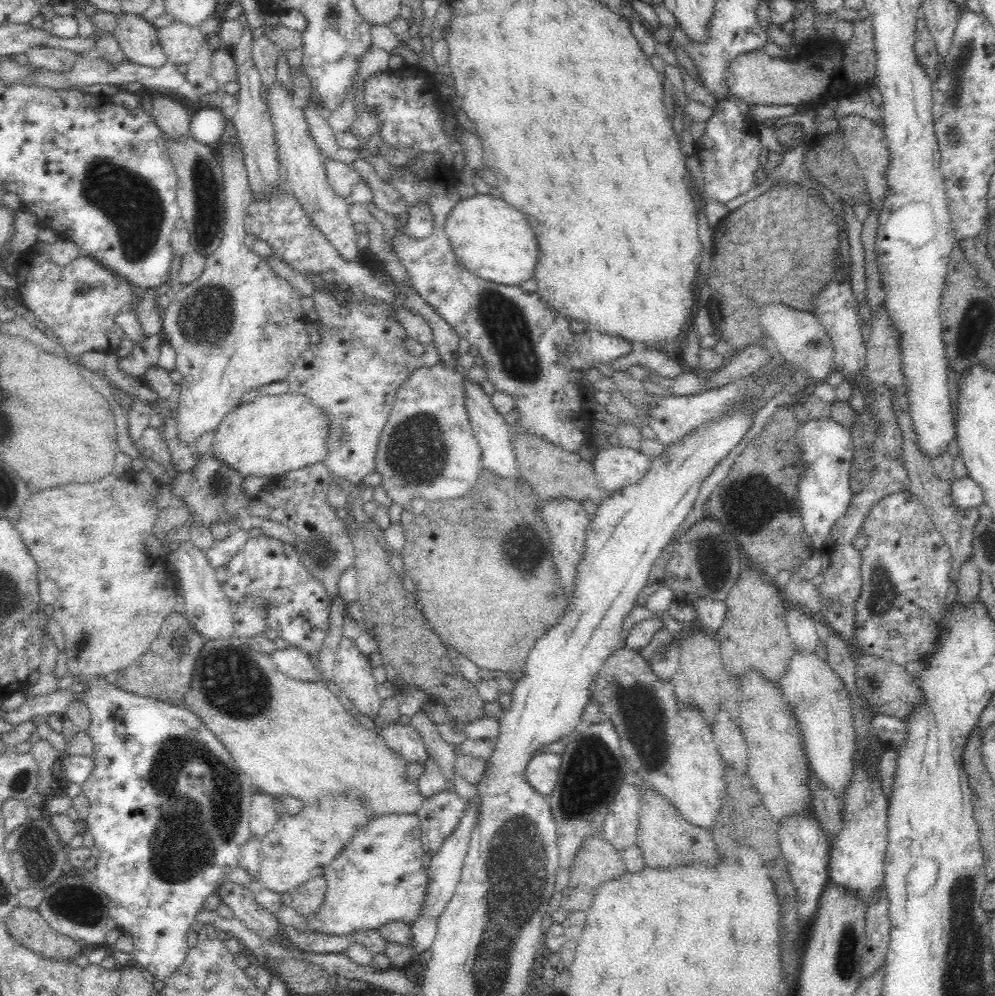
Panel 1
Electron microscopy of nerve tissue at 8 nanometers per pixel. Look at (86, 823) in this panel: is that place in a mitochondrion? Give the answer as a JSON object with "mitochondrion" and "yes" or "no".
{"mitochondrion":"no"}

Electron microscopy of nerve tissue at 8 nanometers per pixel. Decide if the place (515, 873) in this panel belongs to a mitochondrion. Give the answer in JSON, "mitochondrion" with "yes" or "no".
{"mitochondrion":"yes"}

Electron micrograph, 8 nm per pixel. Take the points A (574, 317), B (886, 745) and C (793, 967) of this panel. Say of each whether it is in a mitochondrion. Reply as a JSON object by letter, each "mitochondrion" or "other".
{"A":"other","B":"other","C":"other"}

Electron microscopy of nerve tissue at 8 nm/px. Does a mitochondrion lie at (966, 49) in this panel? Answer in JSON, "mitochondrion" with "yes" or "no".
{"mitochondrion":"yes"}

